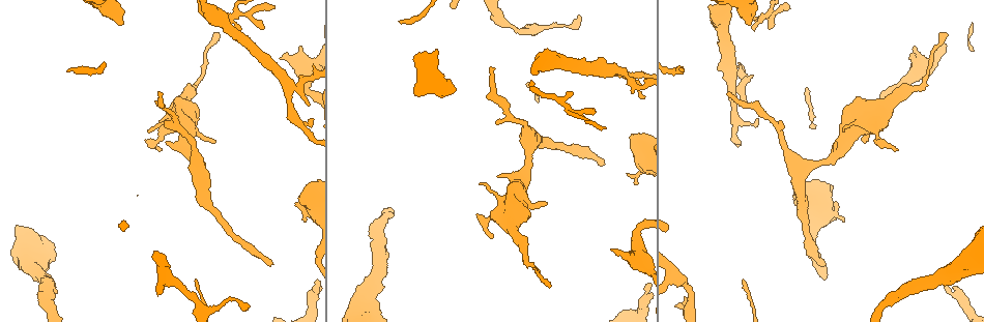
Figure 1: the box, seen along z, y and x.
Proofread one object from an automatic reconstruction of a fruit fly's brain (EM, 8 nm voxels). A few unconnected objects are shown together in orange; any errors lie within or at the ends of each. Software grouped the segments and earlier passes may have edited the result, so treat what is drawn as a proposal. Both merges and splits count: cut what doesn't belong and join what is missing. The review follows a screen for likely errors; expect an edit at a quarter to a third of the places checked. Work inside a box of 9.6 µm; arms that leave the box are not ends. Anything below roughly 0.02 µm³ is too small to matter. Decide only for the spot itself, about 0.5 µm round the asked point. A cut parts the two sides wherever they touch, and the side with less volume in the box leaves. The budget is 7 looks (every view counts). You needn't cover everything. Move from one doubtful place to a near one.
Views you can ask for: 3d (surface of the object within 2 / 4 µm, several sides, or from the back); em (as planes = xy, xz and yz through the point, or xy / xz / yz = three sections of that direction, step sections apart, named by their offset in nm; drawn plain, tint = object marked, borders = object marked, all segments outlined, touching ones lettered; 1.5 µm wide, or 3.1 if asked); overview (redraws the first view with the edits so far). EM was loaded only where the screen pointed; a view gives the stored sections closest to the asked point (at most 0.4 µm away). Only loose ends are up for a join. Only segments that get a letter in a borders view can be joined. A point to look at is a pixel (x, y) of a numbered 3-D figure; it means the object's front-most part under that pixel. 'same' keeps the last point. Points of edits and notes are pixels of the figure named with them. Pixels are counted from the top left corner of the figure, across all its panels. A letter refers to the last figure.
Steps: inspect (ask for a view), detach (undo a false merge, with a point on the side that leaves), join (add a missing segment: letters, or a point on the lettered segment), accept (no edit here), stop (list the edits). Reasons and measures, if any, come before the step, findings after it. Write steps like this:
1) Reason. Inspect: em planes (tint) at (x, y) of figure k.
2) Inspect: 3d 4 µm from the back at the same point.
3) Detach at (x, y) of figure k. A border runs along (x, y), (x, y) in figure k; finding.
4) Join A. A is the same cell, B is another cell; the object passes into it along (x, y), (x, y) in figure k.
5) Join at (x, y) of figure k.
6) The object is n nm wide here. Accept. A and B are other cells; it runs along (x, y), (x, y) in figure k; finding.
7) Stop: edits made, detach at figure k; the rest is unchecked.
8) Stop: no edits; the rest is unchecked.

Tapers out. Inspect: em xz step 4 (tint) at (944, 34) of figure 1.

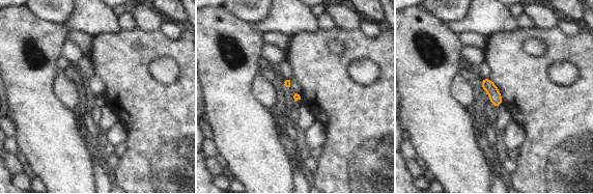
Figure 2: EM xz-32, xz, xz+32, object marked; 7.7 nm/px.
Another direction. Inspect: em xy step 8 (borders) at the same point.

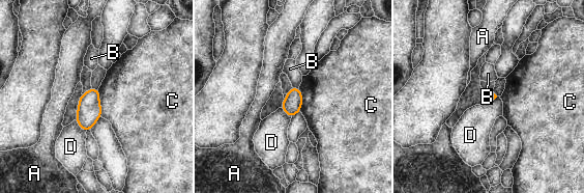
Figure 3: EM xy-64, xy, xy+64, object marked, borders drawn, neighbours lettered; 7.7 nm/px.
The longest contact is with C, 220 nm. Accept. A, B, C and D are other cells; a border runs along (97, 89), (101, 116) in figure 3; no lettered segment goes on from it.

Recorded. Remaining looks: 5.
An open end. Inspect: 3d 4 µm at (271, 263) of figure 1.

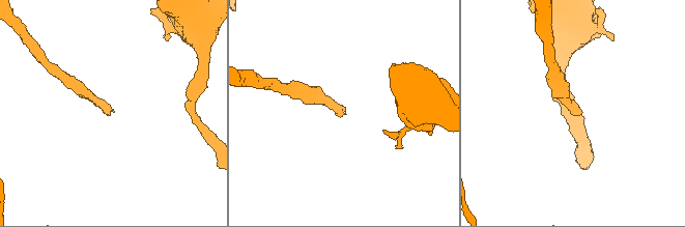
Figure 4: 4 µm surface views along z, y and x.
Need the tissue. Inspect: em planes (borders) at (109, 109) of figure 4.

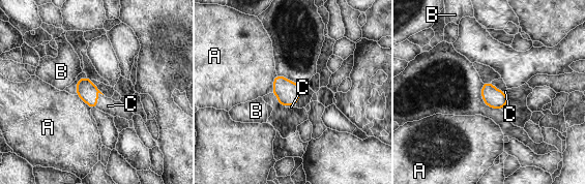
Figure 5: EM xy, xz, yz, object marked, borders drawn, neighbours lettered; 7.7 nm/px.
The longest contact is with A, 150 nm. Join C. C is the same cell, A and B are other cells; the object passes into it along (86, 90), (96, 100), (108, 105) in figure 5; the cell continues.

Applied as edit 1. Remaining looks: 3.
Stop: edits made, join at figure 5; the rest is unchecked.

